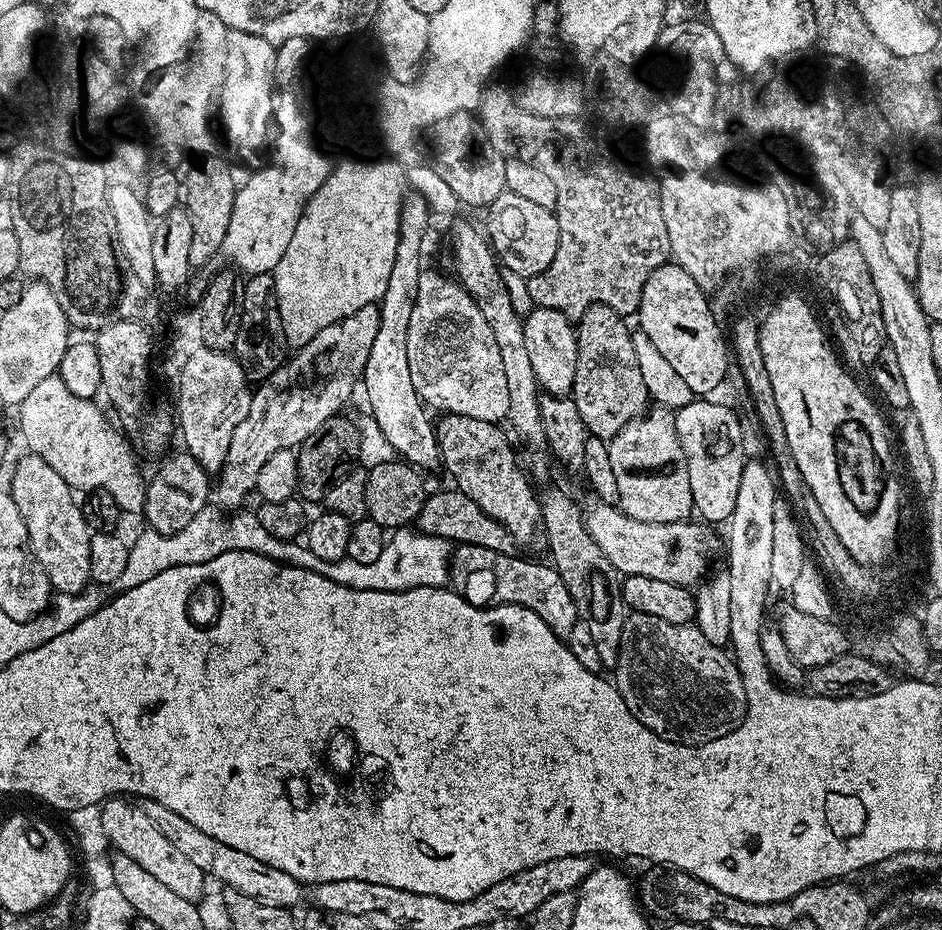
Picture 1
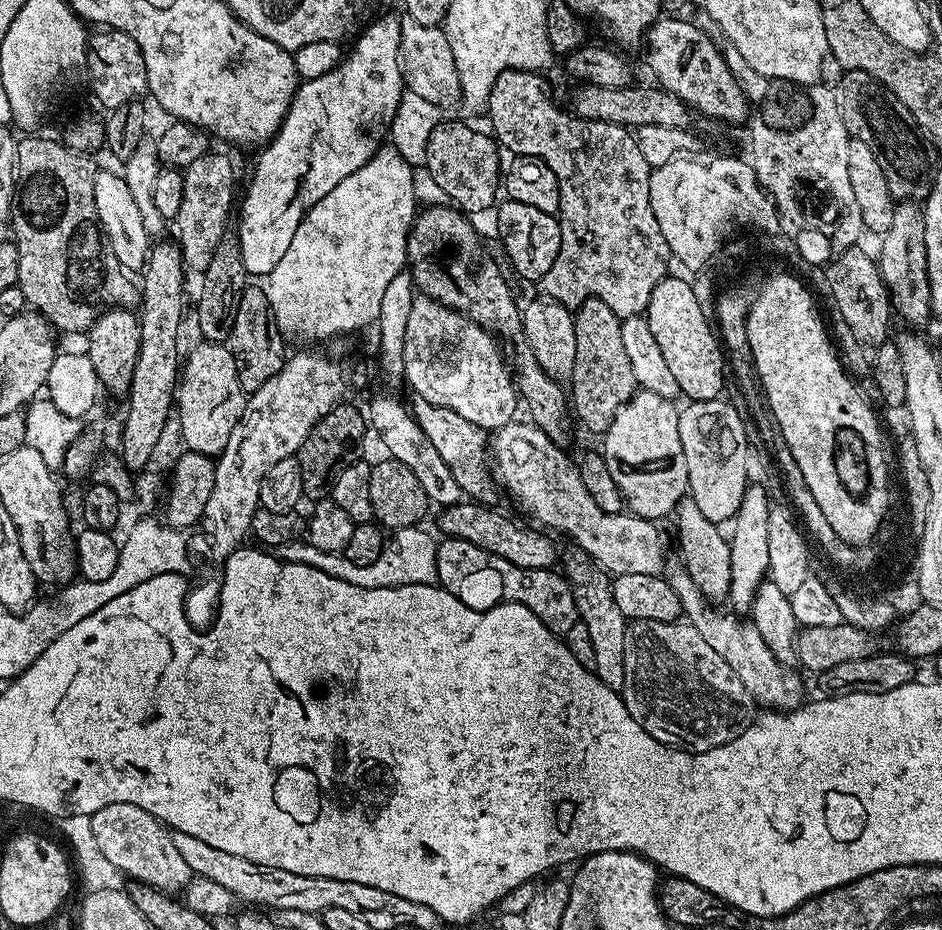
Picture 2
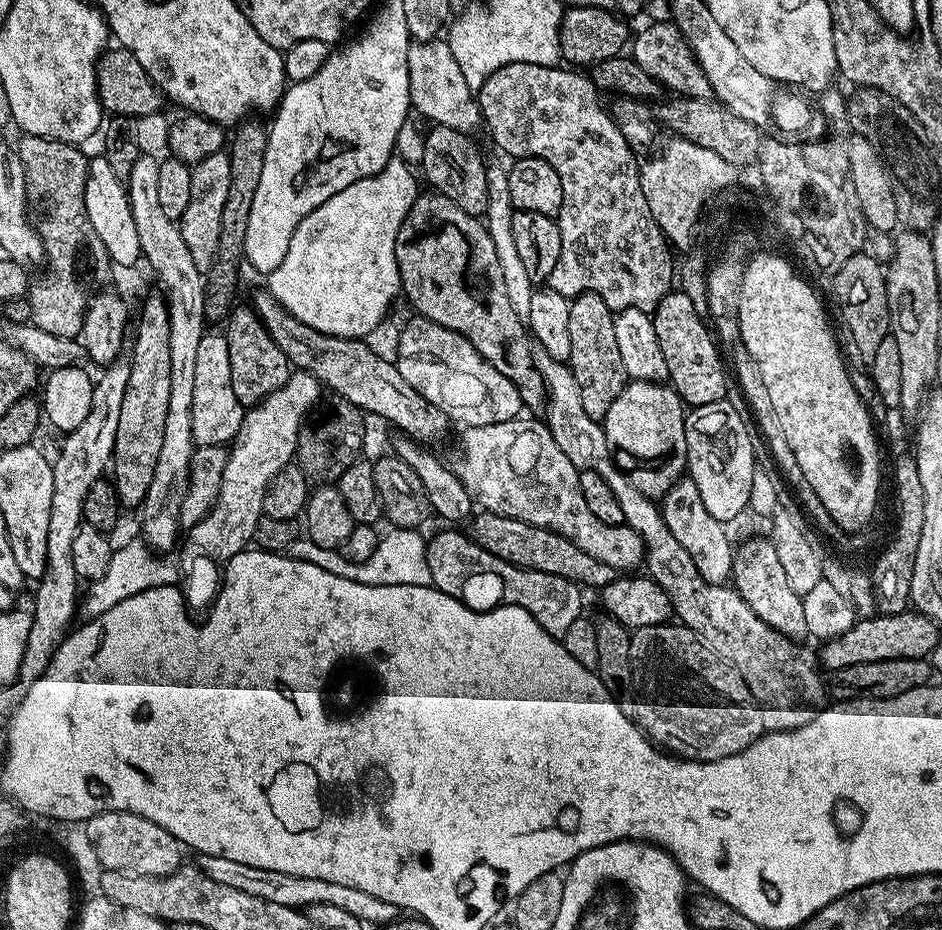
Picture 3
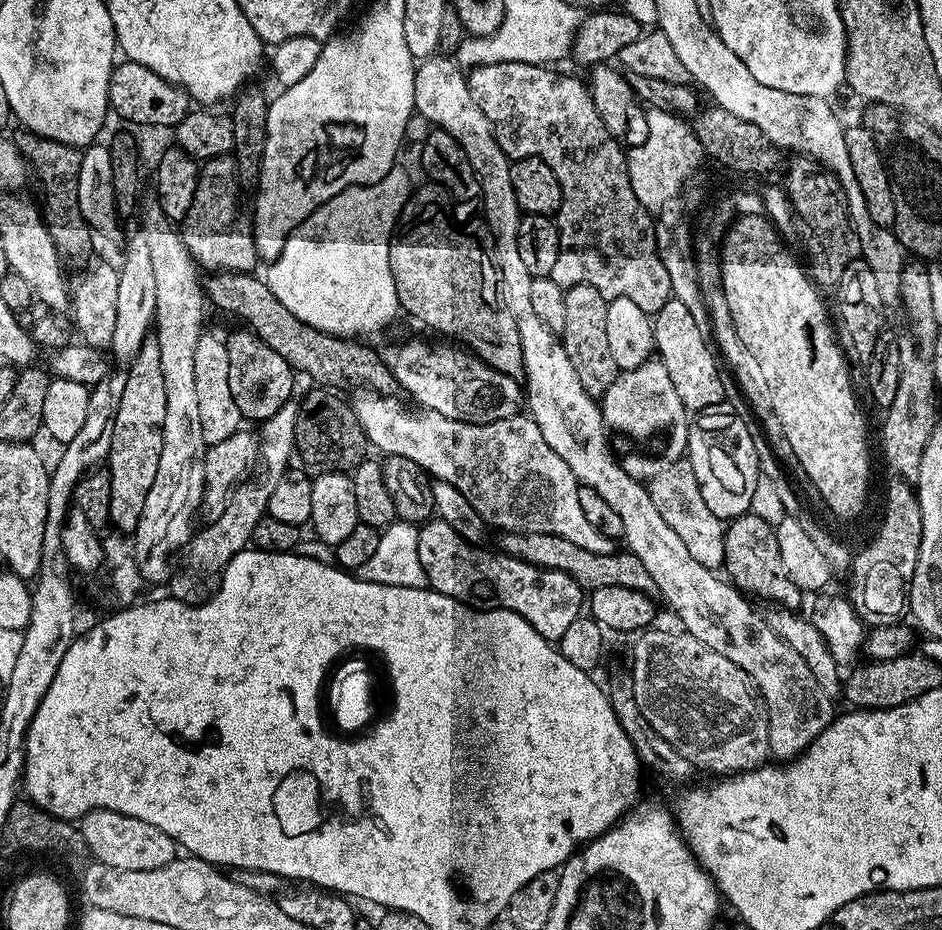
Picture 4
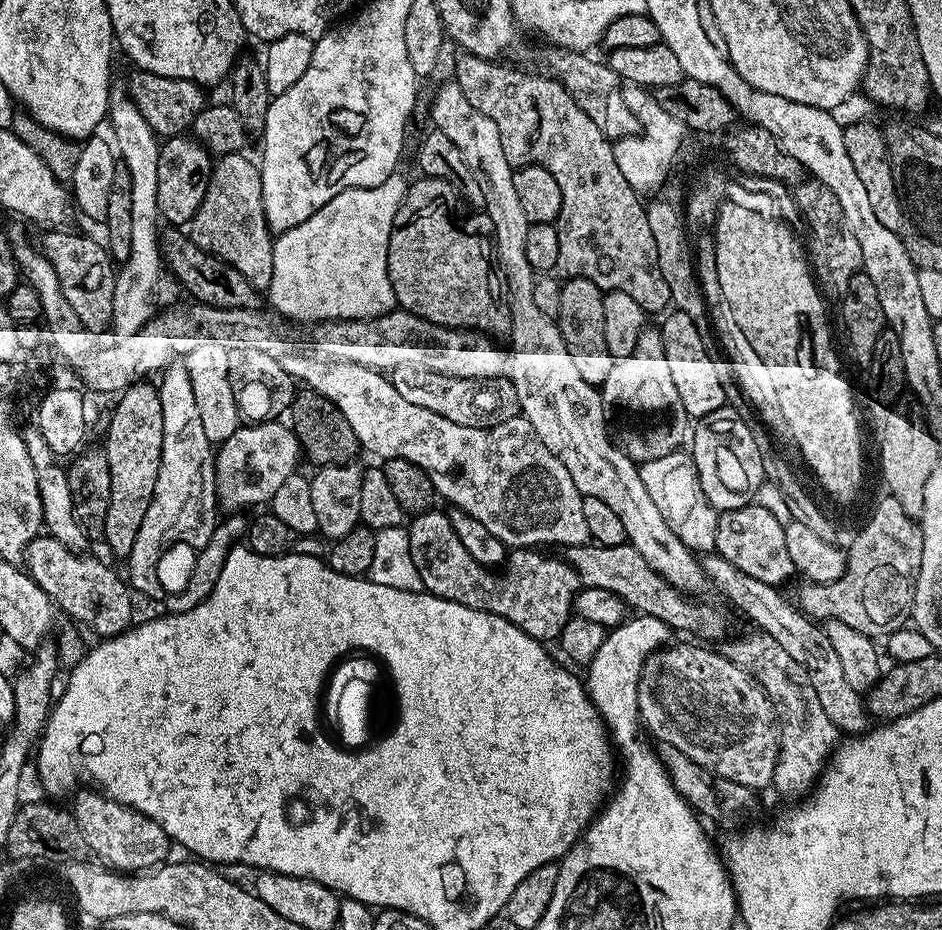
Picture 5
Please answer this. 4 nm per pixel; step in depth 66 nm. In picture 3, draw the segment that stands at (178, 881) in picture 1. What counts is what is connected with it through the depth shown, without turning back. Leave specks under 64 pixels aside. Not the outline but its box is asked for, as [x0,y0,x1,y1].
[84,812,182,876]

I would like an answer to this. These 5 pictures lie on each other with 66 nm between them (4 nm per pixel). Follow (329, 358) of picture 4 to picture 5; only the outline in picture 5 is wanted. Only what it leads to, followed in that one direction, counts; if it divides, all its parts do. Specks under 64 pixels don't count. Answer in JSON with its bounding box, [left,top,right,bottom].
[162,230,261,308]

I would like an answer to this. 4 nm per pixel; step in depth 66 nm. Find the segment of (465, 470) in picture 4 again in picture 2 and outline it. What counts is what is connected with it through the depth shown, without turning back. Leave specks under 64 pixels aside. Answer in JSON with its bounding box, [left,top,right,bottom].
[490,422,668,577]

